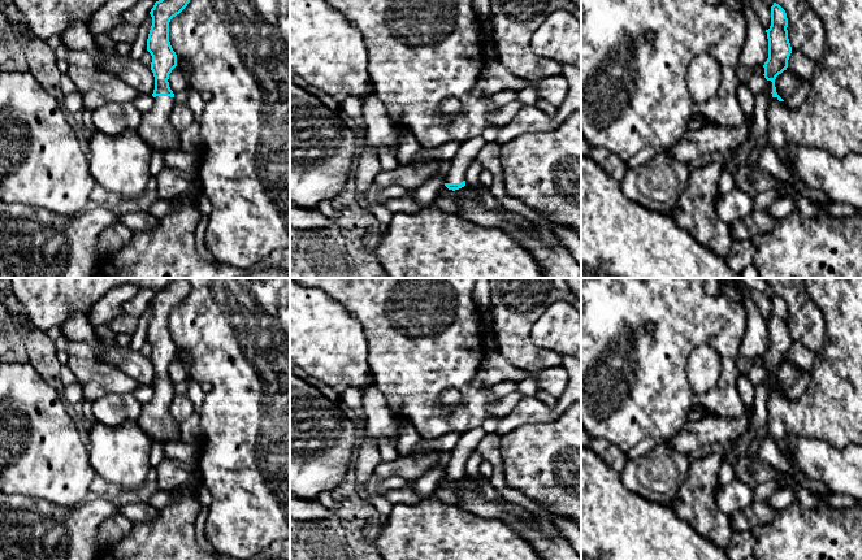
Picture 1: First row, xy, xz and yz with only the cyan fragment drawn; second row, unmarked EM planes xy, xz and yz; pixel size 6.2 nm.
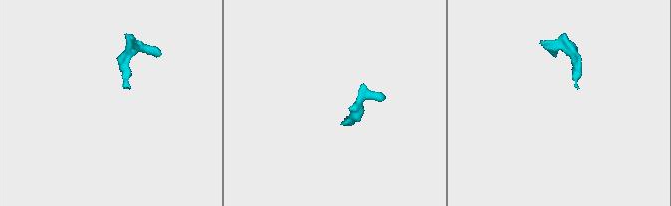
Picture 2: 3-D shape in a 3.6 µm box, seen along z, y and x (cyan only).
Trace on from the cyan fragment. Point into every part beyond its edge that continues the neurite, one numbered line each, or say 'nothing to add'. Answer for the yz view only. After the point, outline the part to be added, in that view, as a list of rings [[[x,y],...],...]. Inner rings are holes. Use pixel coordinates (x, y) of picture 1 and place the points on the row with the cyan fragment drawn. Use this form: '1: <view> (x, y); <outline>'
1: yz (831, 117); [[[807,0],[811,9],[820,18],[826,32],[823,56],[815,62],[810,90],[805,103],[797,109],[789,109],[785,101],[772,96],[772,82],[766,79],[762,94],[771,100],[768,107],[768,144],[775,149],[779,160],[789,161],[789,147],[806,147],[831,152],[836,157],[849,153],[862,155],[862,0]]]

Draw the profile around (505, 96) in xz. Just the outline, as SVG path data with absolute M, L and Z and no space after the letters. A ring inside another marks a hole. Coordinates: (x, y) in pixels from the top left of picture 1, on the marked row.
M502 90L494 95L485 96L488 103L491 103L495 107L504 107L506 104L517 100L519 91L516 90Z

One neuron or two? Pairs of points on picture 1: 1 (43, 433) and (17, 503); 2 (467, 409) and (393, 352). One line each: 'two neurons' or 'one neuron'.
1: two neurons
2: one neuron

